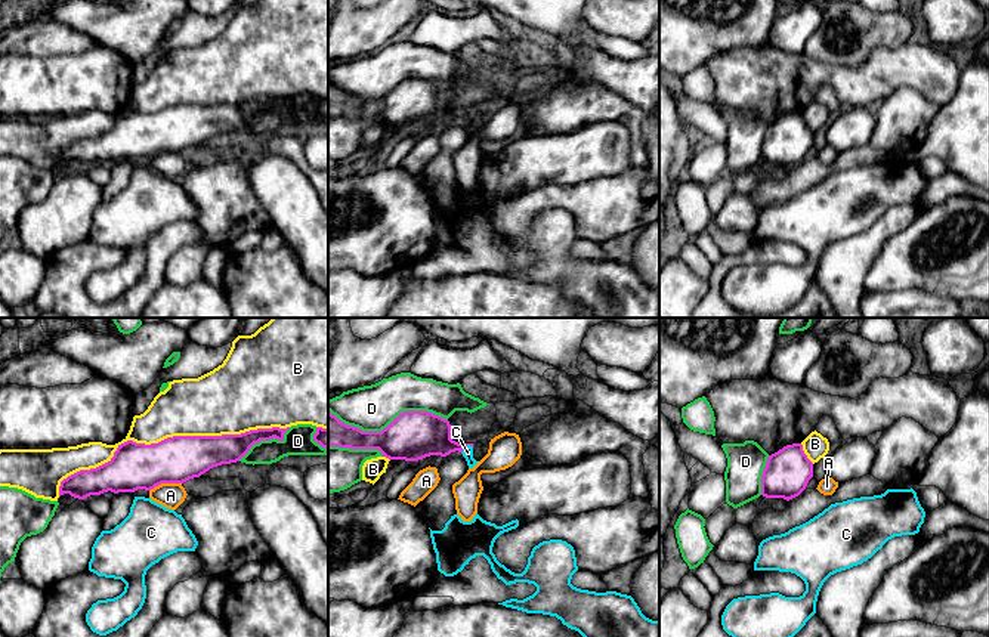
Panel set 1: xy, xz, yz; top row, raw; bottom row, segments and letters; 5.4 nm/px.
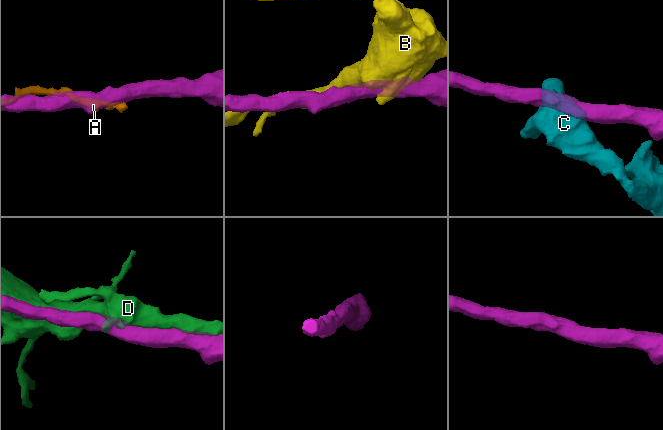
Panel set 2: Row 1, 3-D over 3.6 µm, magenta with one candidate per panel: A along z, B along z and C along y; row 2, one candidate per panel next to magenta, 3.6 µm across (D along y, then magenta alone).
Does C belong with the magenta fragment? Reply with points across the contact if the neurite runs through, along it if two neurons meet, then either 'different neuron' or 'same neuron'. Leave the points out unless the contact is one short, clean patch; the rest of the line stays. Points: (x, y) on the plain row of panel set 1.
border xz (472, 114), (467, 114), (461, 121); different neuron

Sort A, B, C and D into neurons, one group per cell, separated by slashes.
A / B / C / D

